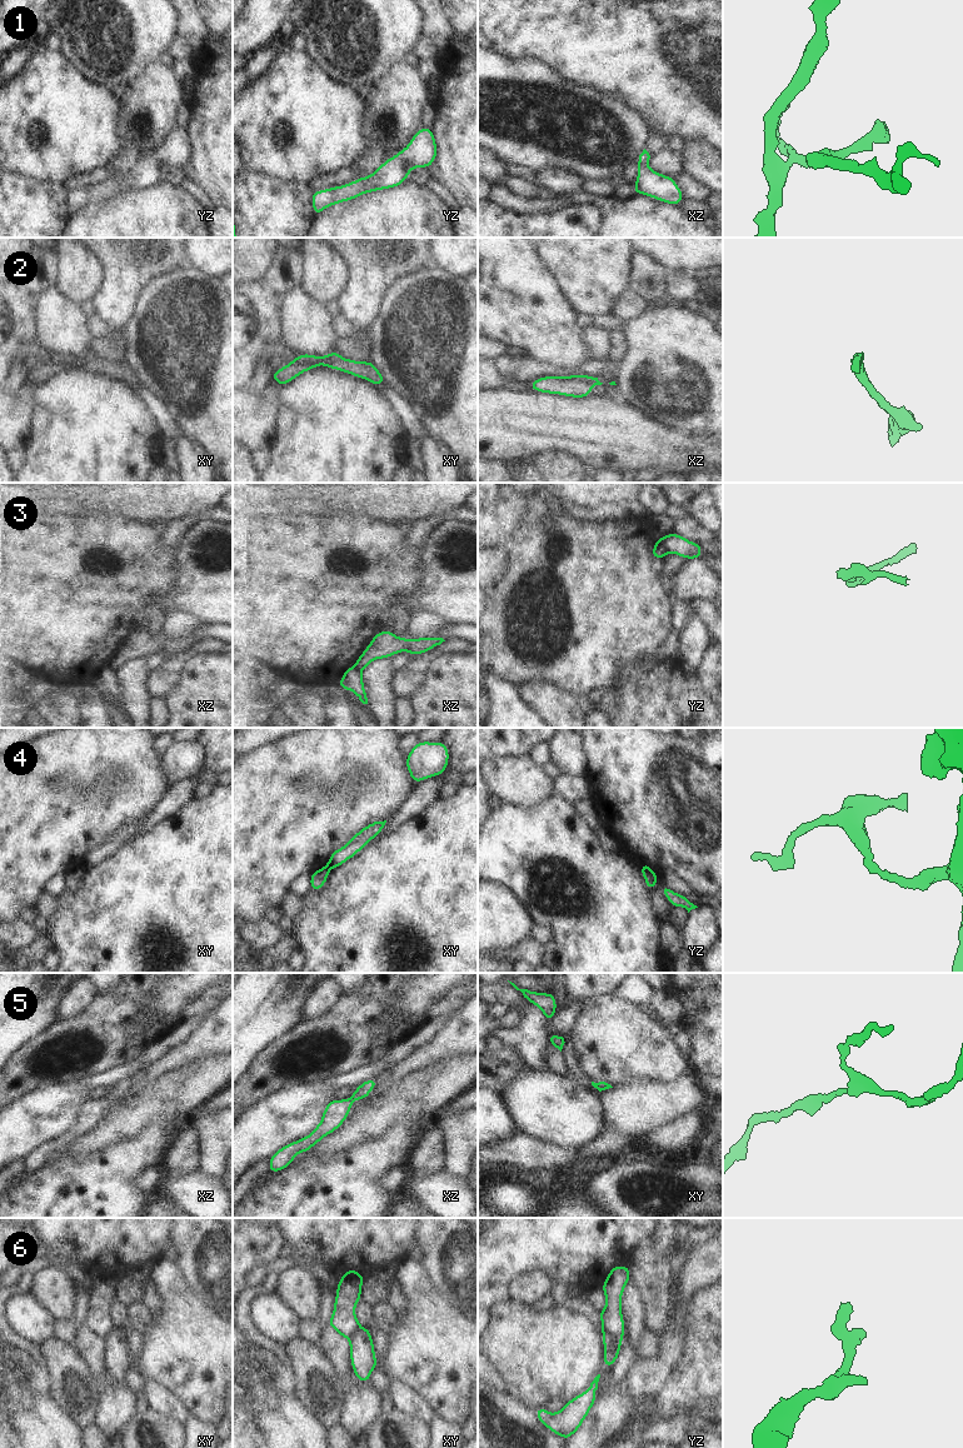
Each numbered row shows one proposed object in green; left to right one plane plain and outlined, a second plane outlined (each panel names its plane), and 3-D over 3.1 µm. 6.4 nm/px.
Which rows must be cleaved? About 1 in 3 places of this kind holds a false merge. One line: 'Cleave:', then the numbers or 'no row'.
Cleave: 2, 3, 4, 6

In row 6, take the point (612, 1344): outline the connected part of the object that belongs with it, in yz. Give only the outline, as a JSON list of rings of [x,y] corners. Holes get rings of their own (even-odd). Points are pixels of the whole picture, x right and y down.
[[[602,1335],[604,1347],[603,1367],[613,1367],[620,1353],[623,1342],[615,1335]]]

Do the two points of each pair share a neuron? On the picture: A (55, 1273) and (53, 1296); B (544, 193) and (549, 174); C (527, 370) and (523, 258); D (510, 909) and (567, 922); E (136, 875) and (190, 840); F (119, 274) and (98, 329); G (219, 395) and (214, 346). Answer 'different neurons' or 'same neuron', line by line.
A: same neuron
B: different neurons
C: different neurons
D: different neurons
E: same neuron
F: different neurons
G: same neuron

